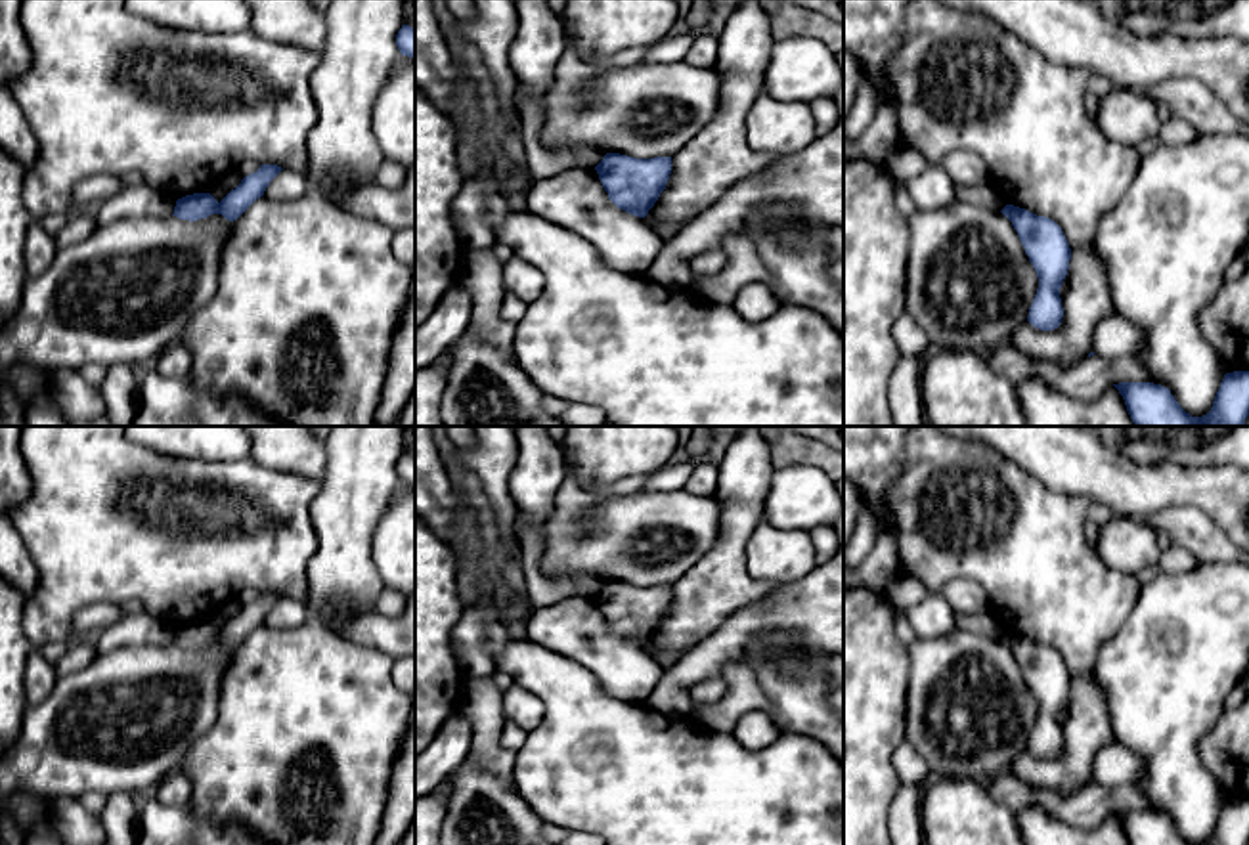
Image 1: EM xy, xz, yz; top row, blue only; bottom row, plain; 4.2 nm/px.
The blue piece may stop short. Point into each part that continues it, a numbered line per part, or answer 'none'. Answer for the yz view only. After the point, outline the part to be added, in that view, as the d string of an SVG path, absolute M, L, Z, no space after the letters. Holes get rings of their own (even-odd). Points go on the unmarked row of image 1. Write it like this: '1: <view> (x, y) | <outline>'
none

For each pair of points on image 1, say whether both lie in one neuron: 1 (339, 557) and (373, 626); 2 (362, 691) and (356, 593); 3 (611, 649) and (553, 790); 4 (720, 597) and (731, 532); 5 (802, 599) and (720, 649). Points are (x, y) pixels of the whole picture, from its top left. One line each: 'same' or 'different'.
1: different
2: different
3: different
4: same
5: same

